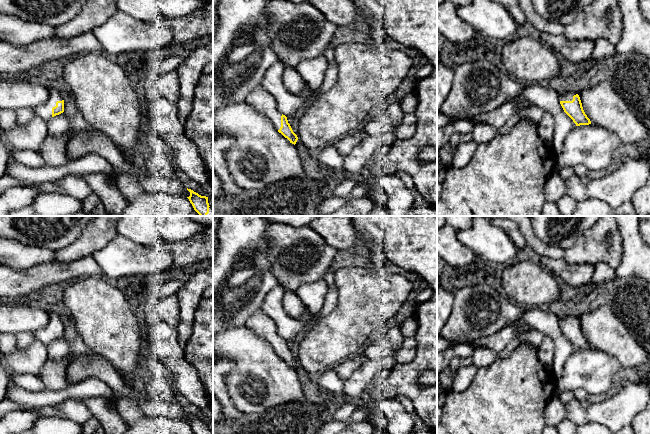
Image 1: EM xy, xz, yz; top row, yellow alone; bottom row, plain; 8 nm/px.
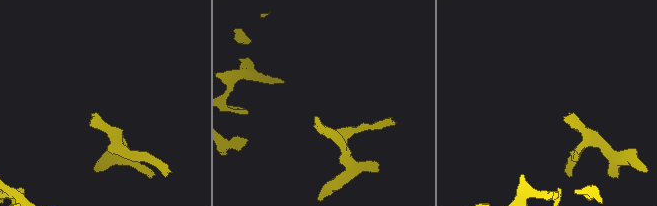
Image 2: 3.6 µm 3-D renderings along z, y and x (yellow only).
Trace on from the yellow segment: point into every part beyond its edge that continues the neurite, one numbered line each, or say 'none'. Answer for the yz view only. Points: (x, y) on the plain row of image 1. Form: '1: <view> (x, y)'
1: yz (566, 320)

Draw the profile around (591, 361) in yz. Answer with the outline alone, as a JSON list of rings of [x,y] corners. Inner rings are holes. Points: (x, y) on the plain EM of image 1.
[[[592,347],[580,349],[566,359],[562,376],[553,384],[557,393],[582,388],[588,394],[601,394],[616,382],[614,376],[621,369],[616,357]]]

